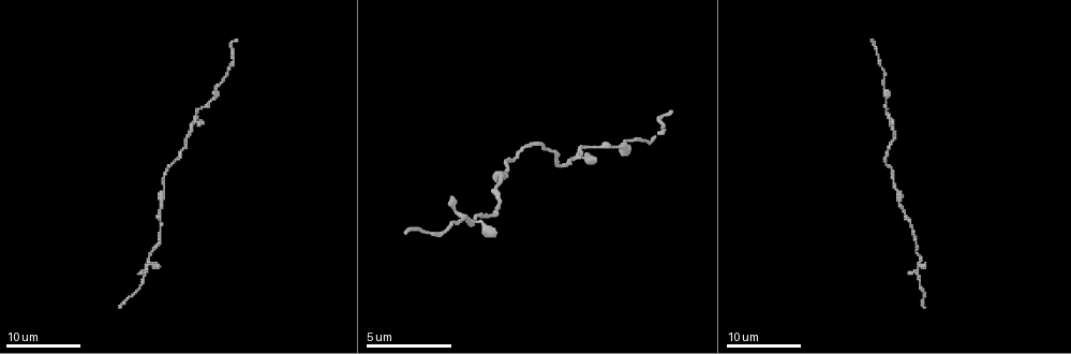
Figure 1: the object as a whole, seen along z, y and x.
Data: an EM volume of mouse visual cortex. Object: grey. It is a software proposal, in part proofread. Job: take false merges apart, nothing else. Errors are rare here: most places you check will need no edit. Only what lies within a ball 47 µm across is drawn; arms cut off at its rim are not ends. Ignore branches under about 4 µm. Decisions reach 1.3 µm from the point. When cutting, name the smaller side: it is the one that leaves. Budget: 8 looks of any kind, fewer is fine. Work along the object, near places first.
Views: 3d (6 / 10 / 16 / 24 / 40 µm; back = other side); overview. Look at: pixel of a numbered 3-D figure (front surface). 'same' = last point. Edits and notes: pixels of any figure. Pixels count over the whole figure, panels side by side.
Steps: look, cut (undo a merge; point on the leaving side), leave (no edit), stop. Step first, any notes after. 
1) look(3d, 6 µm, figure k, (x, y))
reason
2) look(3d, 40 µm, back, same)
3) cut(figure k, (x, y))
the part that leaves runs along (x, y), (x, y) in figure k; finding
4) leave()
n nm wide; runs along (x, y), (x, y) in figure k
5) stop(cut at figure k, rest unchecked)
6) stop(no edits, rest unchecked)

look(3d, 6 µm, figure 1, (893, 170))

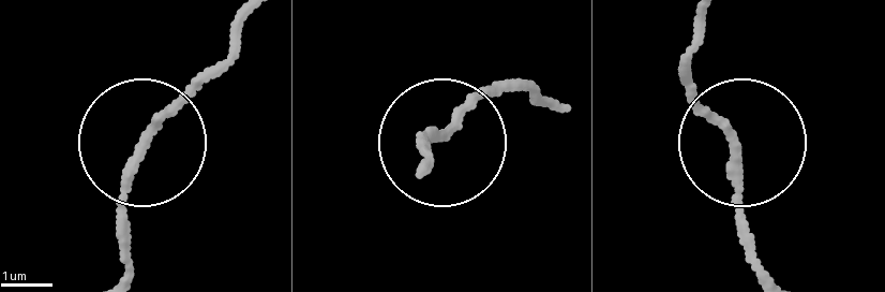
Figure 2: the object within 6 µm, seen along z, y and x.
leave()
runs along (139, 140), (126, 273) in figure 2; one neuron here

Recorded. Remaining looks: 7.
look(3d, 16 µm, figure 1, (501, 174))
calibre changes

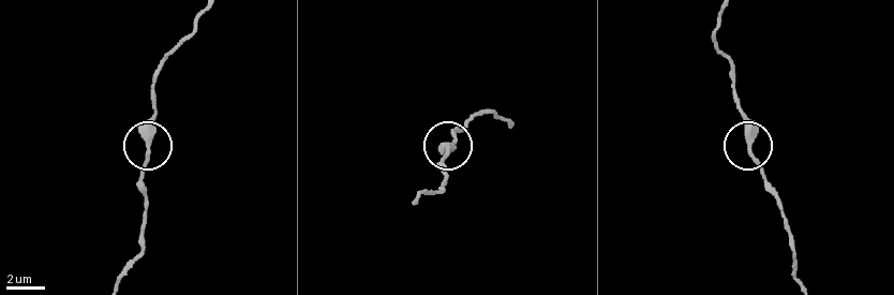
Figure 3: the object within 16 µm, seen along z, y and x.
leave()
runs along (159, 63), (145, 190) in figure 3; continuous, no second neuron

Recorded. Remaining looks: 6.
look(3d, 10 µm, figure 1, (146, 273))
three arms meet

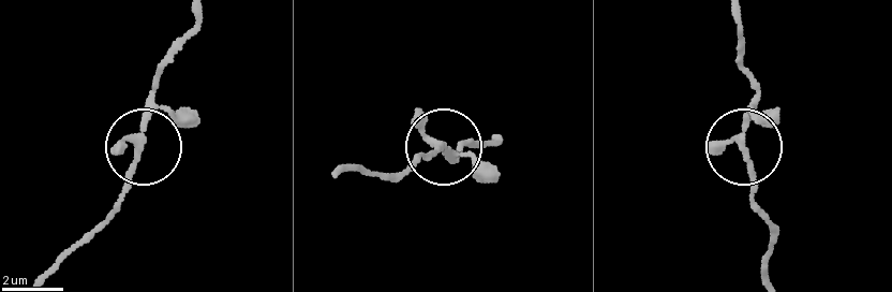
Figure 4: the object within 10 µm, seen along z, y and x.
leave()
3 arms; runs along (196, 20), (161, 74), (133, 181), (117, 210) in figure 4; all the same neuron

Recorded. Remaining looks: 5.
look(3d, 16 µm, figure 1, (885, 111))
calibre changes

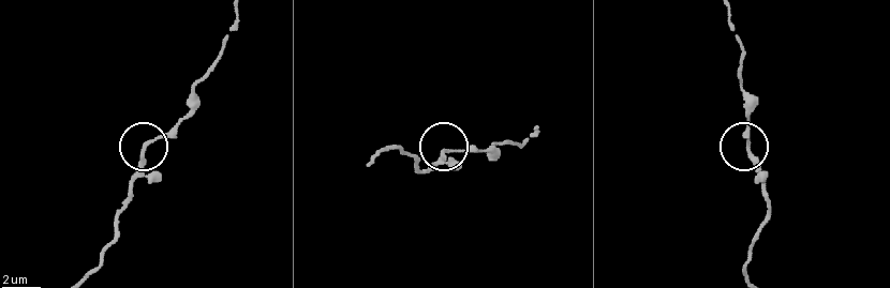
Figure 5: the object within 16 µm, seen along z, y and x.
leave()
runs along (746, 275), (766, 184), (746, 145), (746, 104) in figure 5; all the same neuron

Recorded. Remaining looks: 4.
stop(no edits, rest unchecked)

